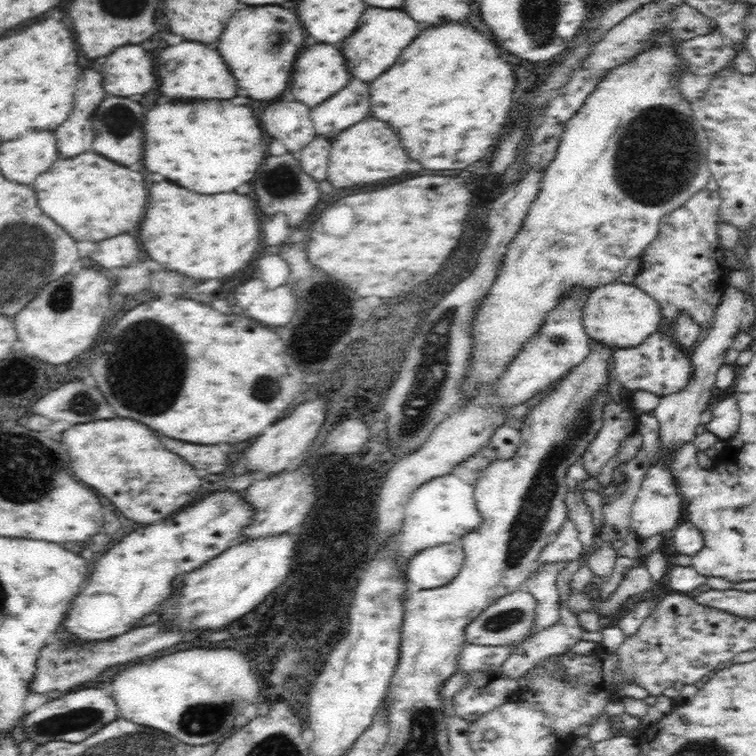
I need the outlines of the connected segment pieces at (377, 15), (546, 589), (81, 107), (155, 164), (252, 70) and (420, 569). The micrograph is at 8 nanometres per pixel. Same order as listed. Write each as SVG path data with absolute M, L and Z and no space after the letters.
M368 8L360 20L360 26L348 40L342 42L342 52L352 76L372 82L382 72L386 72L398 60L400 52L420 34L420 24L412 20L402 10L384 10L384 8Z
M557 562L557 563L544 563L536 571L533 571L531 575L525 580L526 588L528 592L532 593L536 597L536 617L534 619L534 626L530 630L530 634L526 636L531 637L533 634L536 634L539 630L543 628L548 628L553 624L558 622L560 616L560 605L559 605L559 592L558 587L556 587L556 578L558 574L568 566L568 562Z
M90 68L84 70L78 82L78 92L74 96L74 110L70 112L68 120L60 128L56 128L58 150L64 158L92 150L92 118L104 98L106 92L102 88L102 76Z
M194 100L194 102L166 102L154 106L146 114L144 124L144 164L150 172L158 172L170 182L176 182L192 192L216 194L236 190L240 184L250 182L260 164L269 154L264 132L254 118L252 108L236 106L228 100Z
M248 6L250 10L238 10L220 40L216 42L216 48L220 48L220 54L224 56L228 69L238 81L238 88L248 94L254 100L272 100L280 96L280 92L286 90L292 74L292 66L296 62L296 56L304 44L304 28L298 20L298 16L280 6Z
M456 542L425 548L409 558L406 577L414 589L438 588L460 572L464 558L464 549Z

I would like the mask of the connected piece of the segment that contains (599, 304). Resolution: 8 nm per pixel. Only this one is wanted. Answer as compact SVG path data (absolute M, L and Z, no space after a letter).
M610 283L595 288L588 294L582 310L582 322L592 342L608 348L632 348L642 344L658 330L662 320L660 304L634 284Z

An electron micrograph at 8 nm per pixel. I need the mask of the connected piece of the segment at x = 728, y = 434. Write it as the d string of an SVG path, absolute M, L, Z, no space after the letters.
M735 395L716 402L710 410L712 411L712 420L705 424L706 431L719 436L721 441L726 442L731 439L739 427L741 418Z

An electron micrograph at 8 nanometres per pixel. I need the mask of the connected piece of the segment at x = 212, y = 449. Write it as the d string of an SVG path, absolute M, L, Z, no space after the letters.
M158 434L158 436L168 450L180 454L186 462L190 462L194 466L194 470L198 472L198 476L218 474L228 464L228 456L220 446L198 446L198 444L188 444L182 440L168 438L164 434Z

